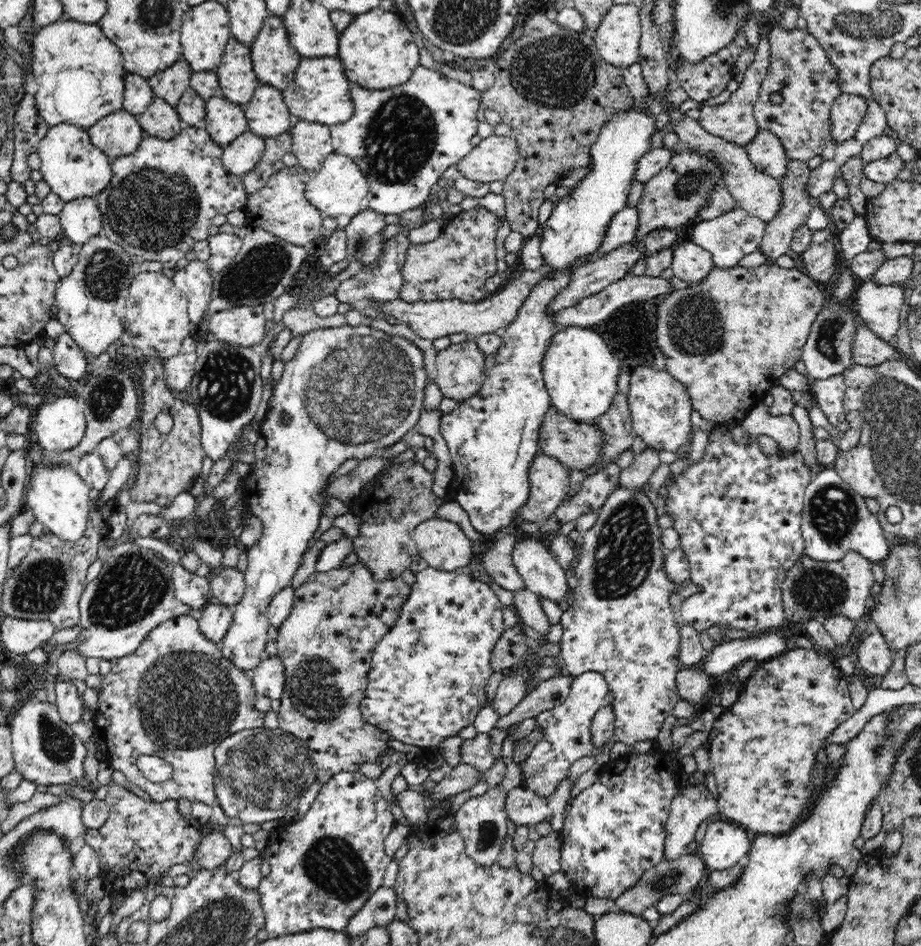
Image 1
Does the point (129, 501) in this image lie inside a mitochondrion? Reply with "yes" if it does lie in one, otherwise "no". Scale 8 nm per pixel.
no

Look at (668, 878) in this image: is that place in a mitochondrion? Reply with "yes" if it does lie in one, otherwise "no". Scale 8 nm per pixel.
yes

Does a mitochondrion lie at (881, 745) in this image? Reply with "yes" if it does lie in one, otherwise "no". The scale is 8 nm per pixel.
yes

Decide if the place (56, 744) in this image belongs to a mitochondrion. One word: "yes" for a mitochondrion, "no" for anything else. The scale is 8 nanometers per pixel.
yes

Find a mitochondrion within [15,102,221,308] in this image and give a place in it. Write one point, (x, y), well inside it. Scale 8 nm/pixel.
(151, 210)

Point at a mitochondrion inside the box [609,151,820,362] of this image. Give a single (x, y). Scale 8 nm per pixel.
(692, 325)

